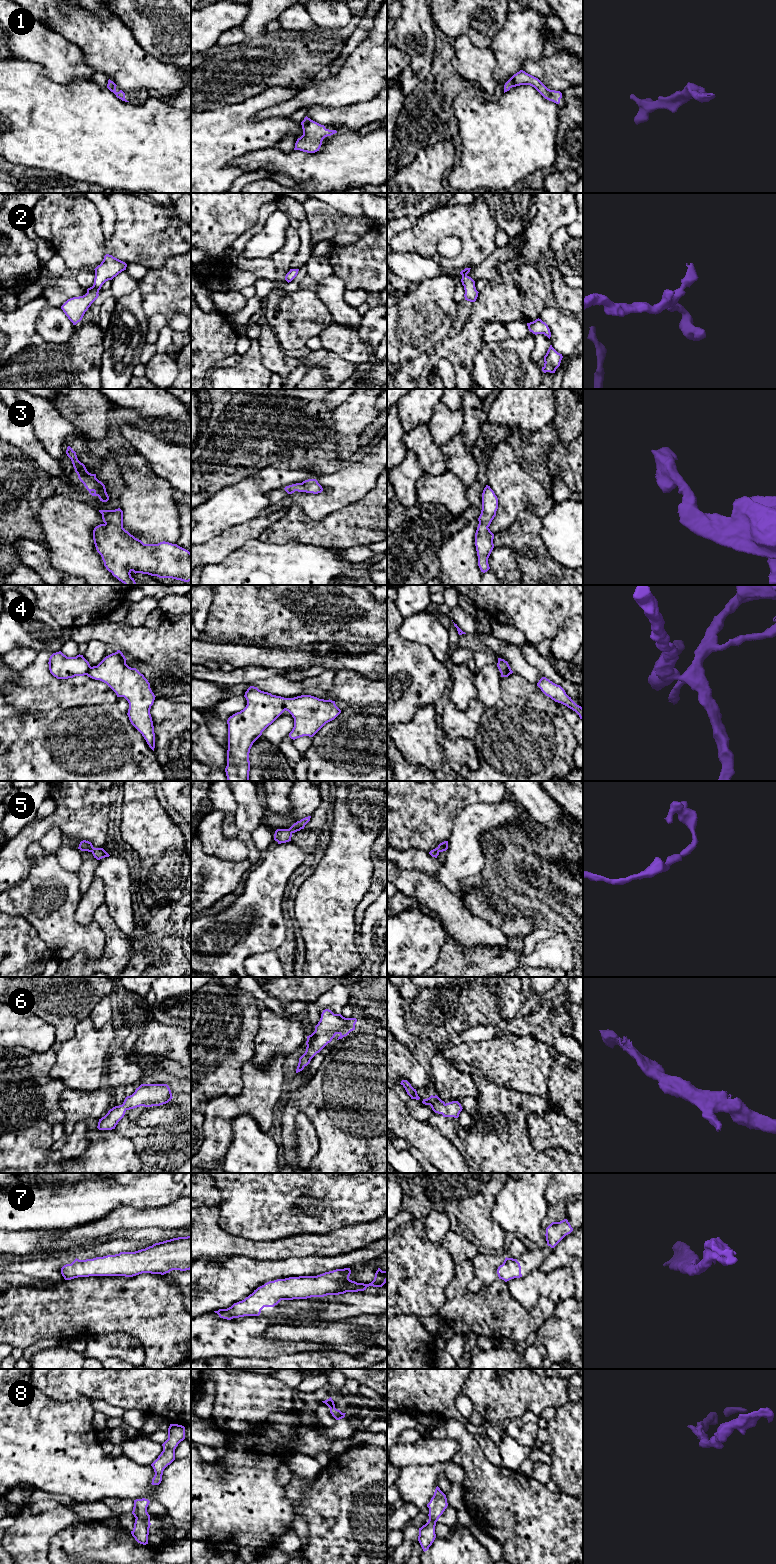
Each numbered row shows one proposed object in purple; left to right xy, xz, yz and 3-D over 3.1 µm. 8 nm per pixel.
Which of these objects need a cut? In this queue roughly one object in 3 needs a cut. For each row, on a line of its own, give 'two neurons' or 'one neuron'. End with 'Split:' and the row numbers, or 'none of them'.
1: one neuron
2: one neuron
3: one neuron
4: two neurons
5: one neuron
6: one neuron
7: one neuron
8: one neuron
Split: 4

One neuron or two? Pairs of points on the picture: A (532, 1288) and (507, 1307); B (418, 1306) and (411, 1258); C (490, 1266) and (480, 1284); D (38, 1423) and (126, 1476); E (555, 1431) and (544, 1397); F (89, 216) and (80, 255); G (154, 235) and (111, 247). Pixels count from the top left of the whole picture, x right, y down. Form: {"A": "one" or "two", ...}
{"A": "two", "B": "one", "C": "one", "D": "one", "E": "two", "F": "one", "G": "one"}

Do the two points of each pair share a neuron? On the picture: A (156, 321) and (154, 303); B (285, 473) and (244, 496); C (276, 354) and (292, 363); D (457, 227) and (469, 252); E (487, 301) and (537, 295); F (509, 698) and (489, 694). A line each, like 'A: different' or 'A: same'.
A: different
B: same
C: same
D: same
E: same
F: different

